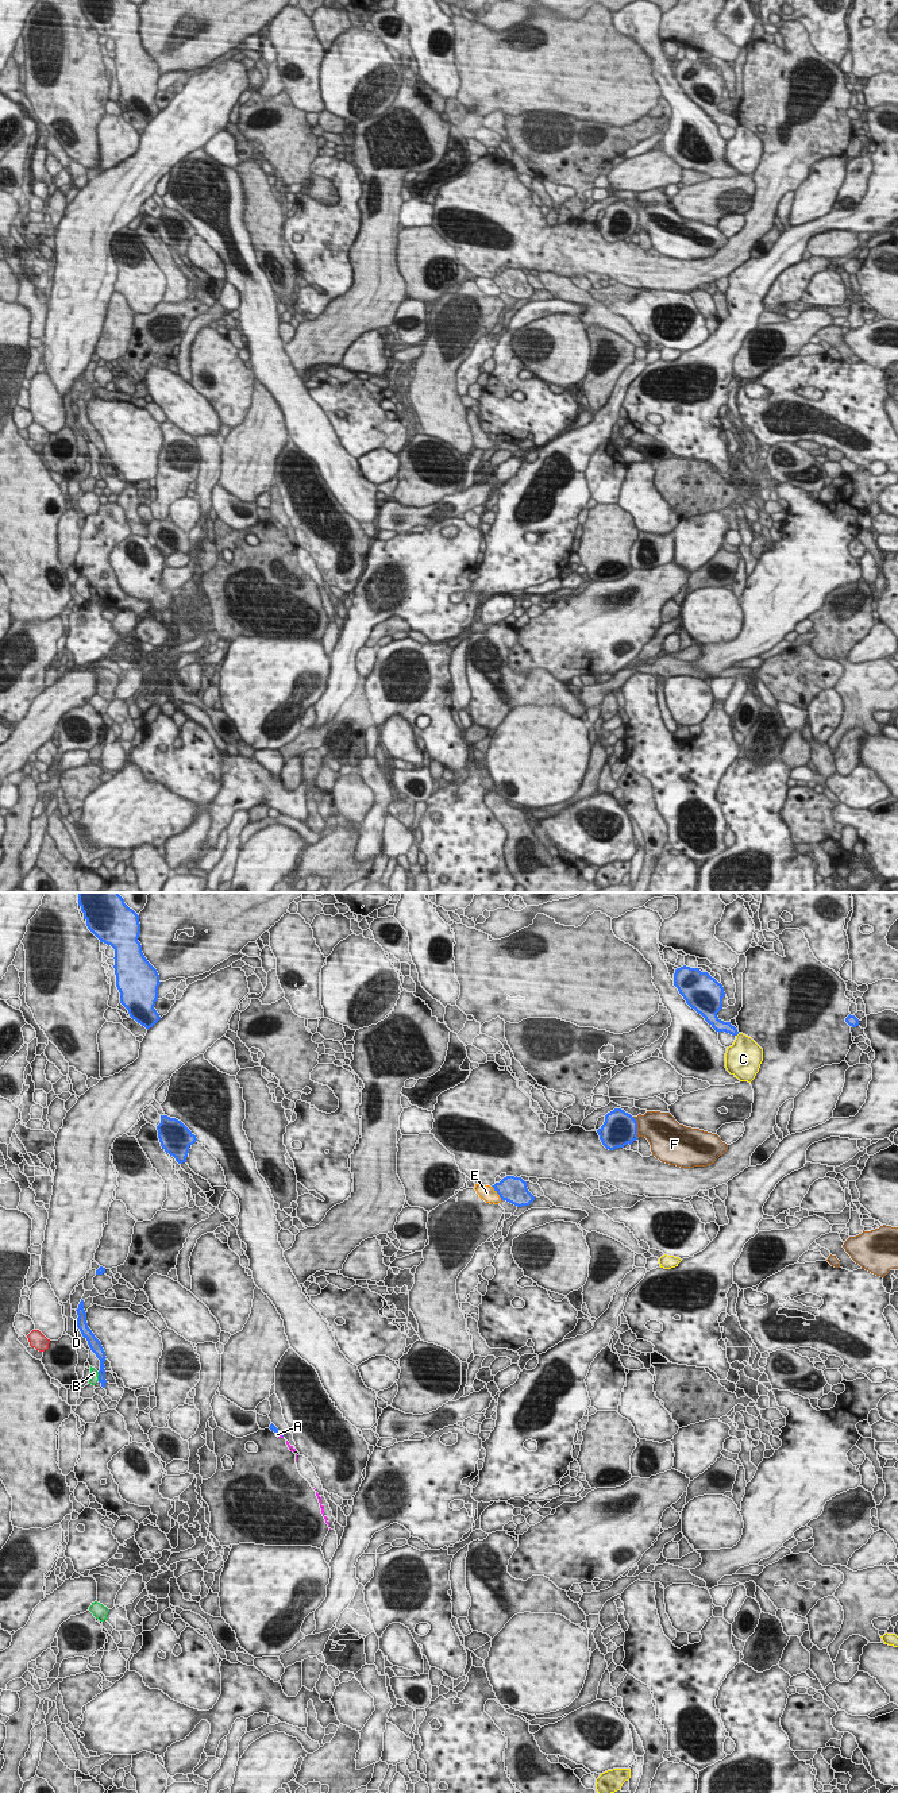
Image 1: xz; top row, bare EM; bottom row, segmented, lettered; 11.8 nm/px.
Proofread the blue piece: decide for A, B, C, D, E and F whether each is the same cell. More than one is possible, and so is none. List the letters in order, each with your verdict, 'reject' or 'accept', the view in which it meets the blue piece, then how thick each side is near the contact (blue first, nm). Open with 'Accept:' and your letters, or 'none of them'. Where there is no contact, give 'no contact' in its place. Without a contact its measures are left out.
Accept: none of them
A: reject | xz | 70/50 nm
B: reject | xz | 100/100 nm
C: reject | no contact
D: reject | xz | 130/30 nm
E: reject | xz | 320/190 nm
F: reject | xz | 400/360 nm

